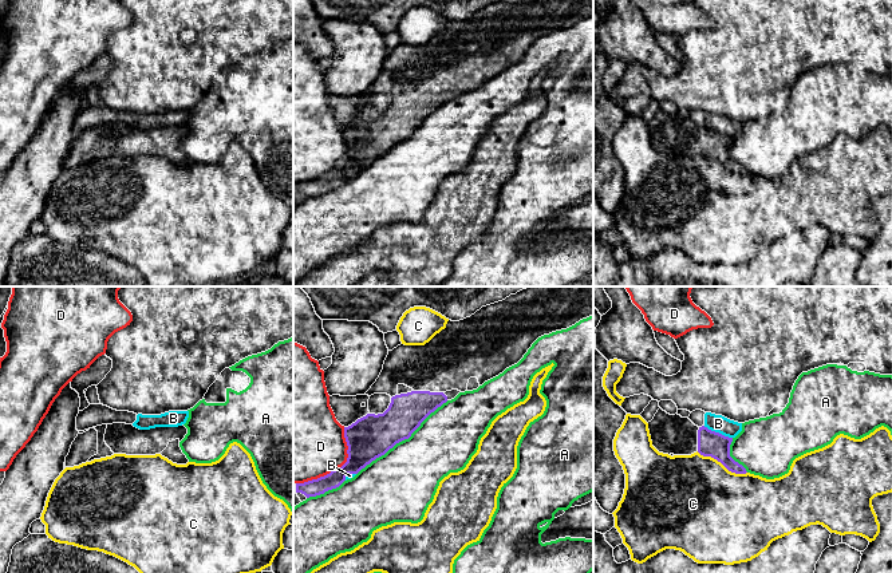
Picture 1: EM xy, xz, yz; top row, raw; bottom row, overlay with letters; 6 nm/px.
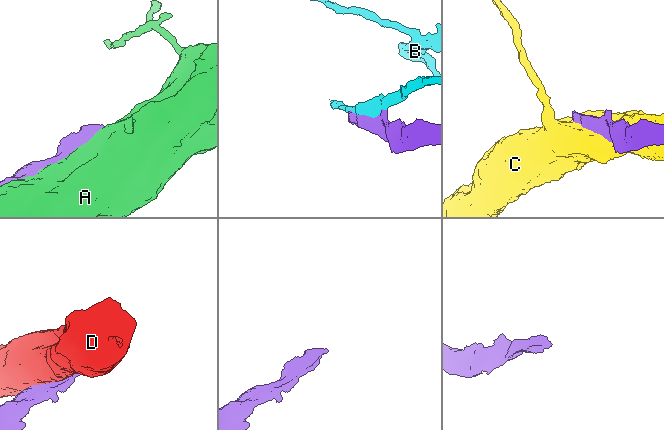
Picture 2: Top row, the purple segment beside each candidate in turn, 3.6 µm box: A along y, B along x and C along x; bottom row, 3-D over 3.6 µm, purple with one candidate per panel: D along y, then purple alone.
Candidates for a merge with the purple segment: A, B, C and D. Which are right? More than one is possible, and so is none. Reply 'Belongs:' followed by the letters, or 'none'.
Belongs: none

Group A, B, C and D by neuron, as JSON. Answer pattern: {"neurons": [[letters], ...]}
{"neurons": [["A"], ["B"], ["C"], ["D"]]}

